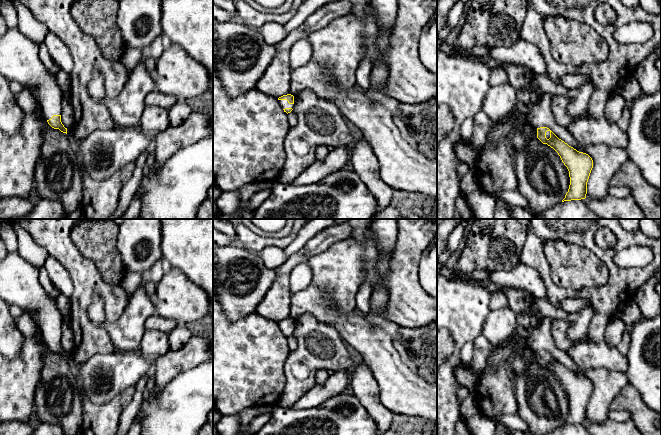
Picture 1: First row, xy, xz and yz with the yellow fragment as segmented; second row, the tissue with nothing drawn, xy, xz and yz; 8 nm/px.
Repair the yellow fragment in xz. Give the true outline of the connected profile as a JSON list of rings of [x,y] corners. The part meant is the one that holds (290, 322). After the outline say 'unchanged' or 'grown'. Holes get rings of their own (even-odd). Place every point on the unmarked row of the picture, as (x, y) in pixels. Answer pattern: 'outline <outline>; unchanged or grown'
outline [[[291,318],[283,319],[278,322],[280,330],[283,332],[284,336],[290,337],[294,332],[294,320]]]; grown

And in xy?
outline [[[18,252],[8,253],[0,262],[0,297],[9,305],[19,306],[36,322],[48,348],[67,358],[67,352],[61,346],[62,315],[56,300],[45,292],[39,280],[39,269],[27,262]]]; grown

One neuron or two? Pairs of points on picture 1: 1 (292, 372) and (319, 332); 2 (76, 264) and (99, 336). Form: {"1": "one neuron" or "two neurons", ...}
{"1": "one neuron", "2": "one neuron"}

